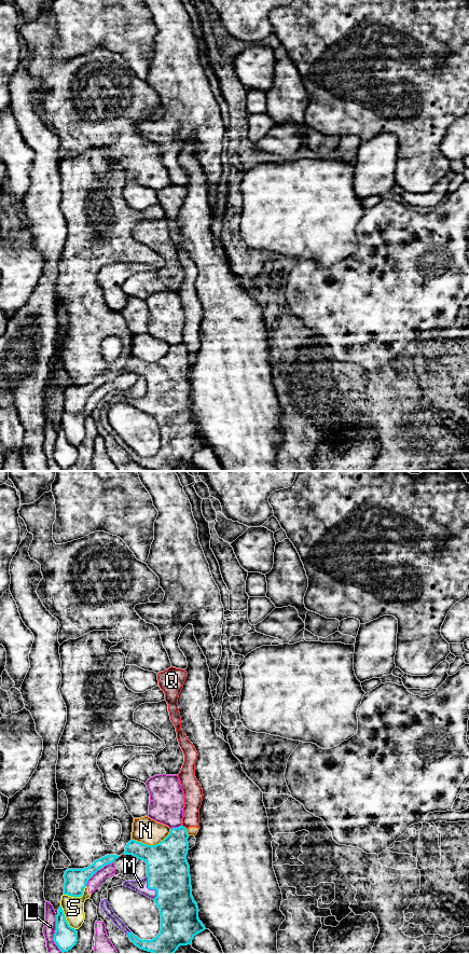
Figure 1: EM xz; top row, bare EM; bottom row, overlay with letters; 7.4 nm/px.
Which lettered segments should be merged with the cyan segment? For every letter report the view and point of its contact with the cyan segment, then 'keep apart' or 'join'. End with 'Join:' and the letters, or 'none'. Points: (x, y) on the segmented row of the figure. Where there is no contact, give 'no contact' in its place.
L: contact xz (55, 932); keep apart
M: contact xz (151, 888); join
N: contact xz (152, 845); keep apart
Q: contact xz (184, 827); keep apart
S: contact xz (77, 896); keep apart
Join: M

